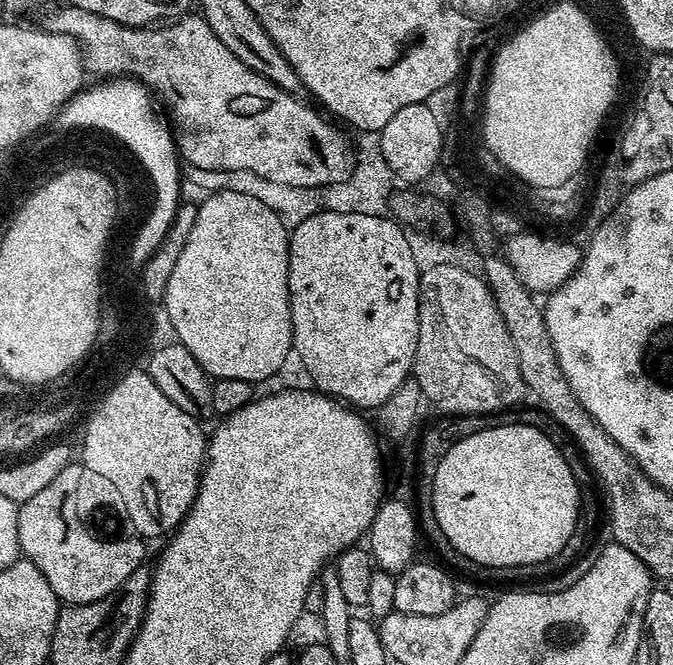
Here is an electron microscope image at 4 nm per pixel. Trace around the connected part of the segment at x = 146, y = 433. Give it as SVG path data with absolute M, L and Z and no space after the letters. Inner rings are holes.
M131 370L118 385L120 388L114 389L112 396L107 396L106 403L94 409L91 413L93 416L89 418L88 425L84 428L84 460L82 459L82 464L91 475L93 472L94 475L101 476L116 491L117 498L121 500L119 503L130 513L133 529L141 537L161 536L164 538L174 532L177 525L184 520L185 514L191 510L194 498L200 489L200 478L206 463L206 432L204 436L203 430L200 429L201 421L194 419L190 414L185 414L179 406L174 406L174 402L170 402L170 398L166 398L166 394L162 394L162 390L158 390L158 386L154 386L147 371Z

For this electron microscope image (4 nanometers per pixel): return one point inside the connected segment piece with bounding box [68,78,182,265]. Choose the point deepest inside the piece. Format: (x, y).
(151, 136)

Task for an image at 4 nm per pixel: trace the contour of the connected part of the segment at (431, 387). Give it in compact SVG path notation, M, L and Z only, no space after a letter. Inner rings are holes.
M440 265L421 271L418 346L412 359L411 375L416 378L423 399L437 404L441 413L469 416L475 412L487 414L512 410L526 396L518 354L484 277L468 271L467 267L454 265Z

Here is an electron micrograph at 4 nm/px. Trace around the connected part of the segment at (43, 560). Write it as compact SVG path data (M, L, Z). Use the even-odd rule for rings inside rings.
M69 462L46 490L19 505L18 542L23 559L40 571L42 578L50 582L50 590L65 605L89 604L121 591L134 570L145 563L145 541L139 535L113 543L99 543L90 538L81 513L78 508L76 512L76 504L71 500L83 476L85 469L79 463Z

